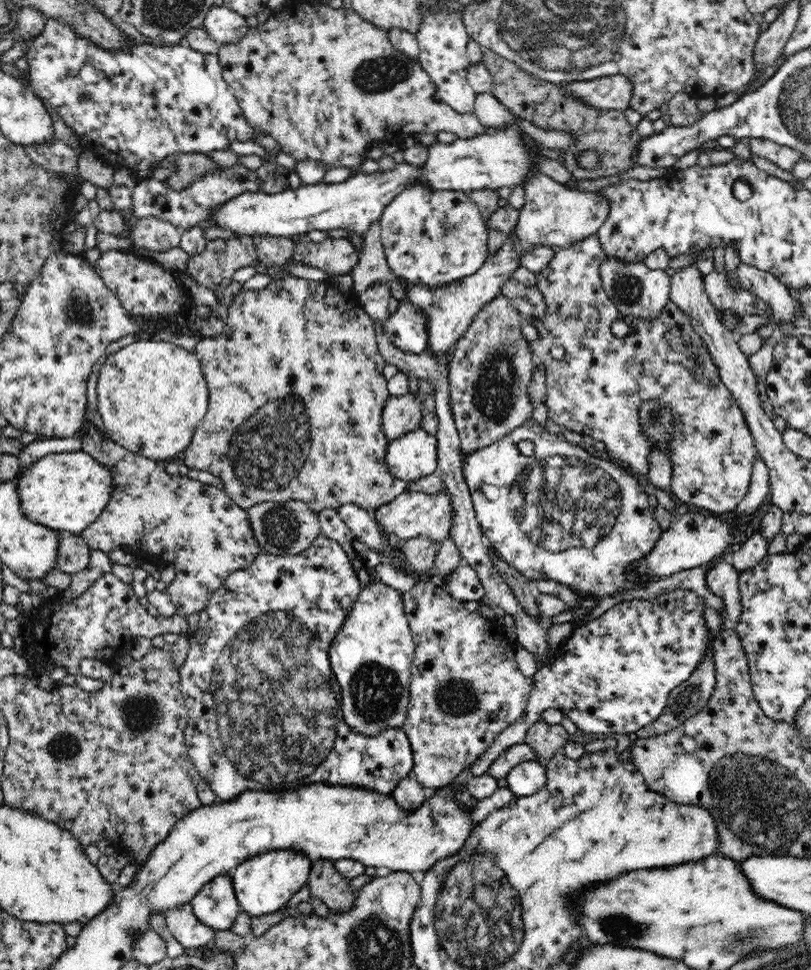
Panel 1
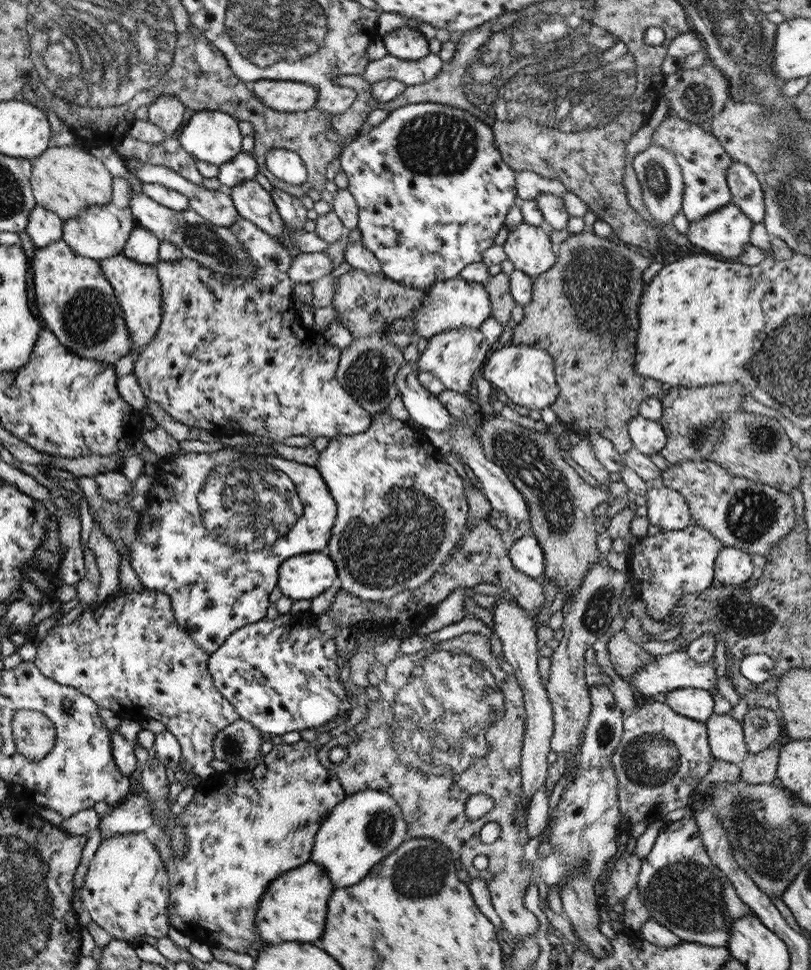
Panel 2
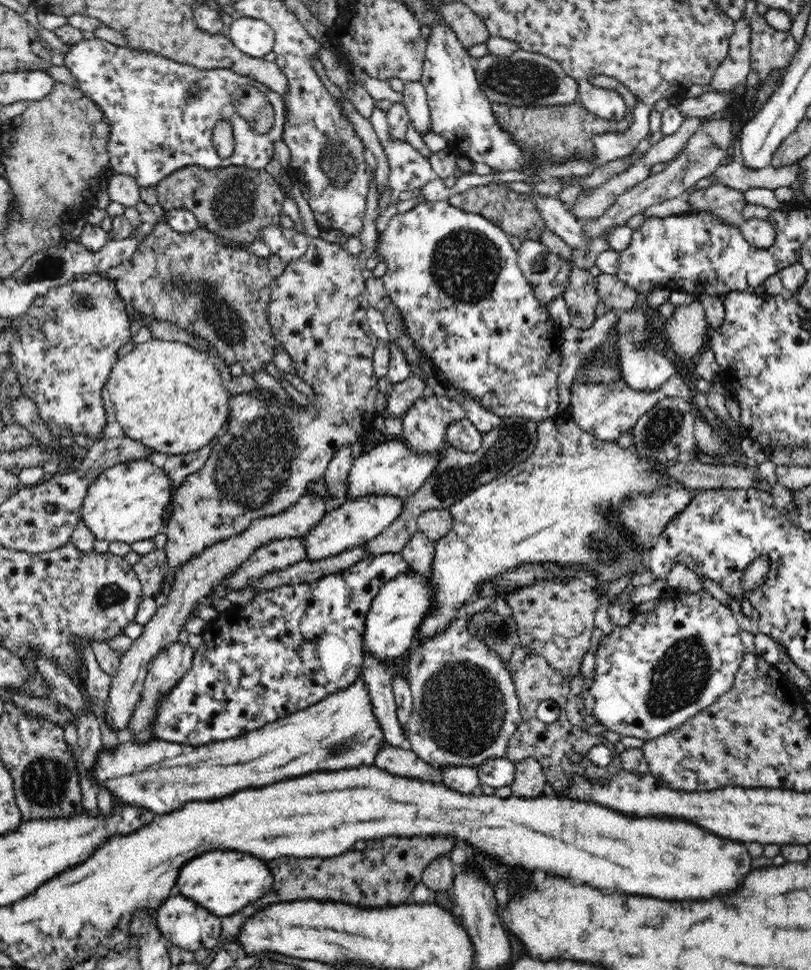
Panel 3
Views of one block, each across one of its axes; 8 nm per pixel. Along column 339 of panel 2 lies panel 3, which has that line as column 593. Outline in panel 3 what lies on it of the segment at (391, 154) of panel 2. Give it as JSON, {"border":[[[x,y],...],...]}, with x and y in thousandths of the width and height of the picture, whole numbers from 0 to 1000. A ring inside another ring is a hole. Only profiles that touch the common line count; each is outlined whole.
{"border":[[[540,25],[540,27],[533,27],[534,36],[525,45],[525,54],[523,61],[523,70],[520,73],[519,84],[525,90],[528,109],[531,120],[531,135],[540,140],[545,140],[551,146],[551,153],[562,162],[572,161],[580,164],[583,168],[594,168],[605,174],[607,178],[612,177],[649,177],[649,175],[658,175],[662,173],[666,175],[666,169],[679,169],[681,171],[691,171],[699,167],[708,167],[708,165],[724,165],[725,167],[732,167],[735,165],[735,159],[727,163],[723,160],[718,160],[715,156],[708,156],[702,159],[698,166],[683,166],[678,158],[671,158],[671,156],[658,156],[651,158],[646,156],[639,145],[631,141],[631,138],[621,134],[621,131],[614,127],[612,119],[607,113],[605,103],[597,98],[592,91],[592,86],[587,80],[587,72],[584,68],[584,61],[581,60],[577,51],[562,39],[562,36],[557,33],[556,29],[551,28],[551,25]]]}

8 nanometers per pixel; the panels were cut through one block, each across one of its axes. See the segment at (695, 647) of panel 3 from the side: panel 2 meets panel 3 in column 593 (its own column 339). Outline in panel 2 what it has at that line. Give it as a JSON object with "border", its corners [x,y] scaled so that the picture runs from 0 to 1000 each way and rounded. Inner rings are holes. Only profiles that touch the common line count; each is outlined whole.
{"border":[[[381,629],[379,631],[372,630],[369,632],[351,632],[339,635],[337,639],[329,639],[327,637],[307,643],[305,645],[297,645],[290,652],[285,652],[284,656],[277,658],[277,661],[270,665],[270,668],[261,672],[255,679],[255,693],[261,699],[261,703],[265,709],[270,712],[270,715],[279,720],[285,725],[290,734],[295,737],[295,740],[308,744],[319,755],[329,755],[335,759],[346,759],[351,755],[361,755],[375,752],[388,752],[401,749],[406,747],[406,743],[420,743],[425,740],[432,732],[432,726],[428,724],[425,712],[423,711],[423,705],[417,702],[418,691],[414,687],[416,670],[413,669],[412,661],[404,656],[402,652],[395,652],[386,644],[387,636]]]}

